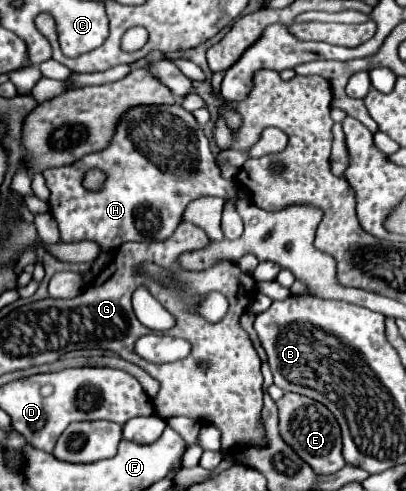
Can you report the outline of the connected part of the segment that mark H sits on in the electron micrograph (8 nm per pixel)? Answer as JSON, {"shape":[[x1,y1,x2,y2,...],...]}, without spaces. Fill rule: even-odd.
{"shape":[[135,105,123,113,117,121,117,129,103,151,89,153,87,157,65,165,43,171,45,183,51,191,49,209,59,223,61,239,89,239,97,241,105,251,115,251,127,241,161,241,167,239,175,227,181,223,181,213,185,205,197,197,213,195,221,199,231,199,237,195,233,181,223,179,215,157,209,149,209,139,203,135,195,117,181,105],[89,169,99,169,105,173,103,185,93,191,83,187,83,177]]}

